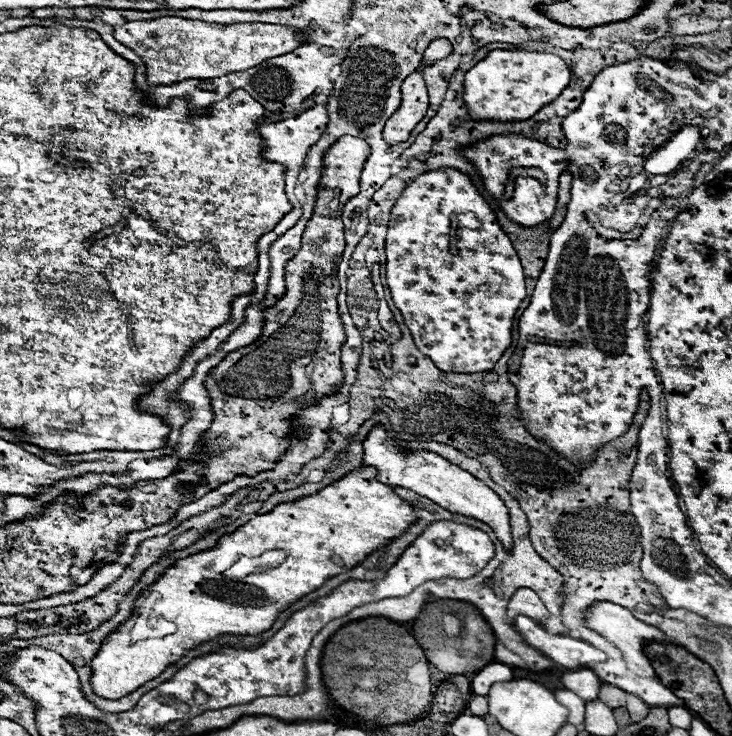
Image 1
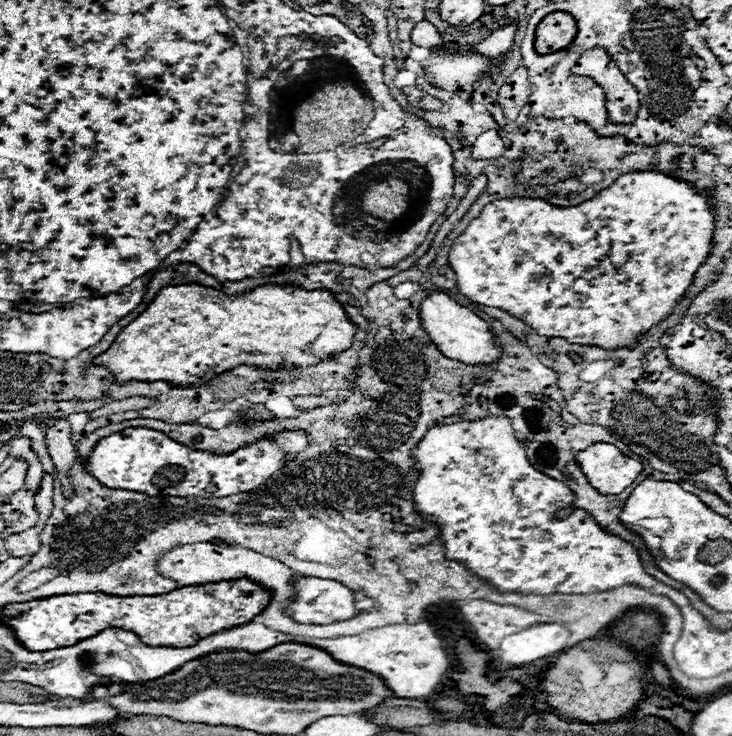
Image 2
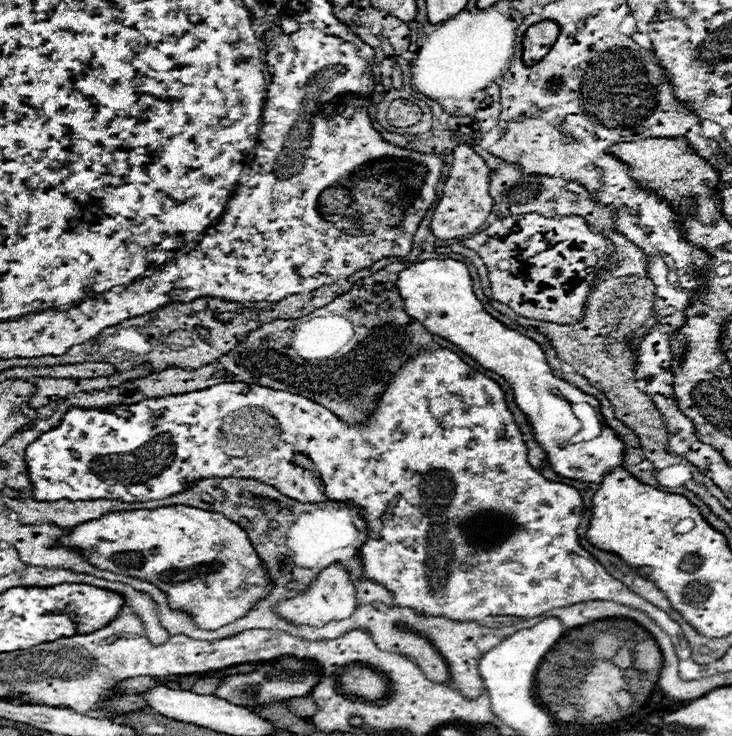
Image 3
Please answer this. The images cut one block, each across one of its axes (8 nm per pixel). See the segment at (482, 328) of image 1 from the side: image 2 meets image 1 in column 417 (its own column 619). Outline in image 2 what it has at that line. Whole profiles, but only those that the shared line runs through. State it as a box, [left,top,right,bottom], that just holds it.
[448,172,714,348]

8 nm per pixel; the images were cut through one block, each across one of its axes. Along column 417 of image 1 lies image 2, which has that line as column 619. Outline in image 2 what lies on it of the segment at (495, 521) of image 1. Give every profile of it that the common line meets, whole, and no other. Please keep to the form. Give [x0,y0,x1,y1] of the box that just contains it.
[576,442,642,494]

